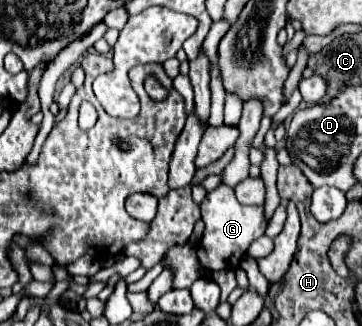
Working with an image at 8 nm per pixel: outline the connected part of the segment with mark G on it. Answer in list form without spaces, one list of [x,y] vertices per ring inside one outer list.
[[[218,185],[214,191],[210,191],[204,201],[200,203],[202,221],[204,221],[204,235],[198,247],[198,259],[204,269],[216,271],[216,269],[236,269],[246,255],[248,245],[262,237],[266,231],[266,219],[264,219],[264,207],[262,205],[242,205],[238,203],[234,189],[228,185]]]

